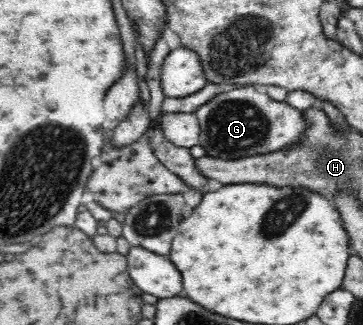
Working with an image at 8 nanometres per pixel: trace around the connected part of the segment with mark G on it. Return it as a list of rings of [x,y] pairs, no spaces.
[[[244,85],[228,92],[216,95],[212,101],[202,105],[195,112],[200,124],[199,146],[203,148],[204,155],[228,161],[228,159],[246,159],[252,155],[268,155],[276,151],[286,151],[300,145],[310,129],[310,122],[306,112],[292,107],[286,101],[276,101],[267,93],[259,93],[253,86]]]

